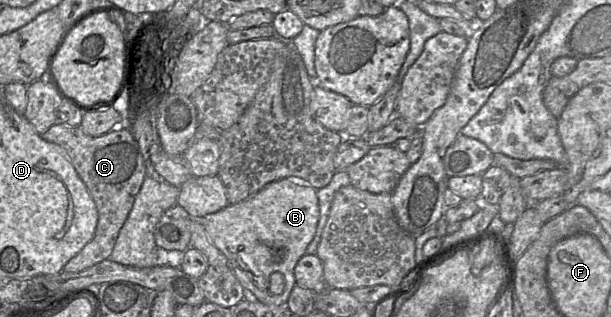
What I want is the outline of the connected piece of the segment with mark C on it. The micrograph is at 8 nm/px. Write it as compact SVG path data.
M126 120L124 125L99 137L85 134L80 127L63 124L51 126L41 134L41 137L65 150L66 156L89 190L98 210L98 223L93 238L63 269L67 272L80 272L111 256L119 232L146 177L146 162Z

